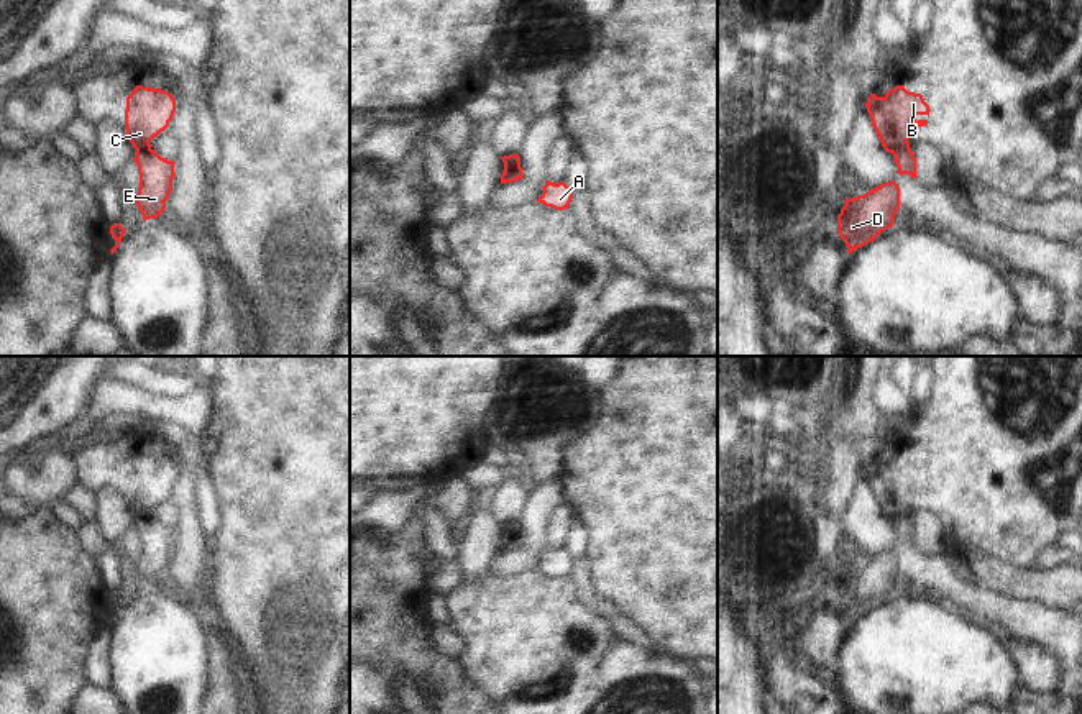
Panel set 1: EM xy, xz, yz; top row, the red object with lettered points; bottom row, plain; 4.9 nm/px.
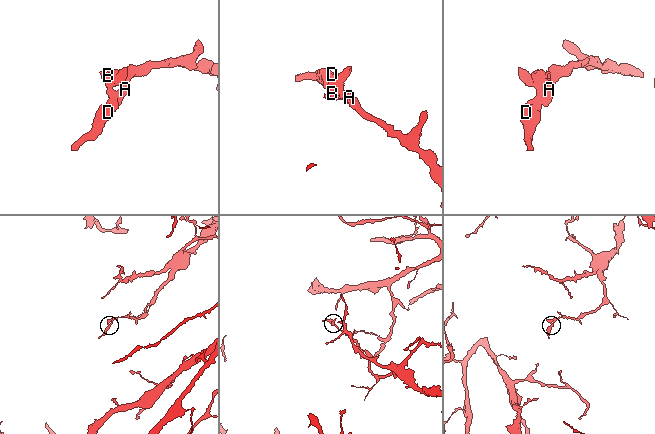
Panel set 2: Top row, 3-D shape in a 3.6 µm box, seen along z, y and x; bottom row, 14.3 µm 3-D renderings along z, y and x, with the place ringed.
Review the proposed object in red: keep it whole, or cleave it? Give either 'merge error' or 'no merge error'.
merge error

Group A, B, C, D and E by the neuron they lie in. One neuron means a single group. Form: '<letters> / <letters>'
A D E / B C

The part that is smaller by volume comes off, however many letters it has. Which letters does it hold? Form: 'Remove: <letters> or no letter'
Remove: B, C.

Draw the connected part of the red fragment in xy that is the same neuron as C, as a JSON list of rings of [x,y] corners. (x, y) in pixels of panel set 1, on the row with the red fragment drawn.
[[[136,85],[126,97],[125,126],[135,149],[151,149],[149,141],[169,126],[176,98],[161,89]]]

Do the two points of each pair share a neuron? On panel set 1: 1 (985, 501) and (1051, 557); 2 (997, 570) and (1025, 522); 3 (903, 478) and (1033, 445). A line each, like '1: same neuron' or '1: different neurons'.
1: different neurons
2: different neurons
3: same neuron

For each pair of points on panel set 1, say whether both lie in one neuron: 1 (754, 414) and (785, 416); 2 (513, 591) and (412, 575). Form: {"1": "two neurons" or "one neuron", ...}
{"1": "two neurons", "2": "two neurons"}

